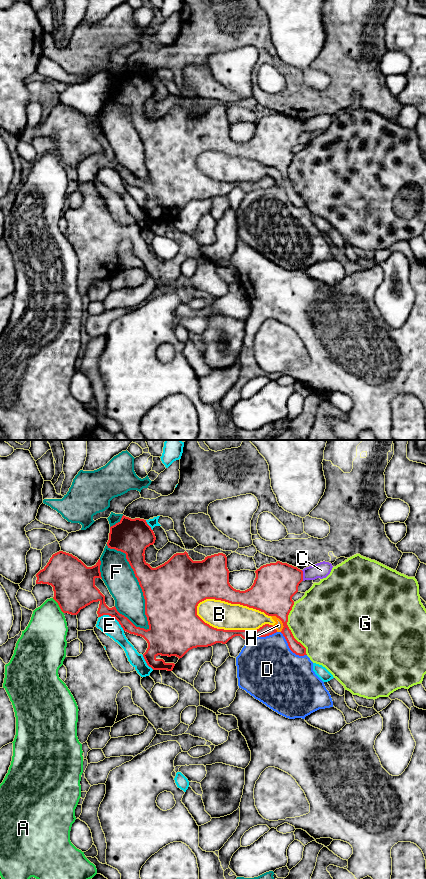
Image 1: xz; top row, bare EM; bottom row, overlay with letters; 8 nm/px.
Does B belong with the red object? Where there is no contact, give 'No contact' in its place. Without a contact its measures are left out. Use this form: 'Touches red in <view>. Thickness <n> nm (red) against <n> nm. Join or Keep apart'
Touches red in xz. Thickness 200 nm (red) against 220 nm. Keep apart

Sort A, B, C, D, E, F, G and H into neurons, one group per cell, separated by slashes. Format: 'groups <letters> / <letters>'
groups A / B D H / C / E / F / G

